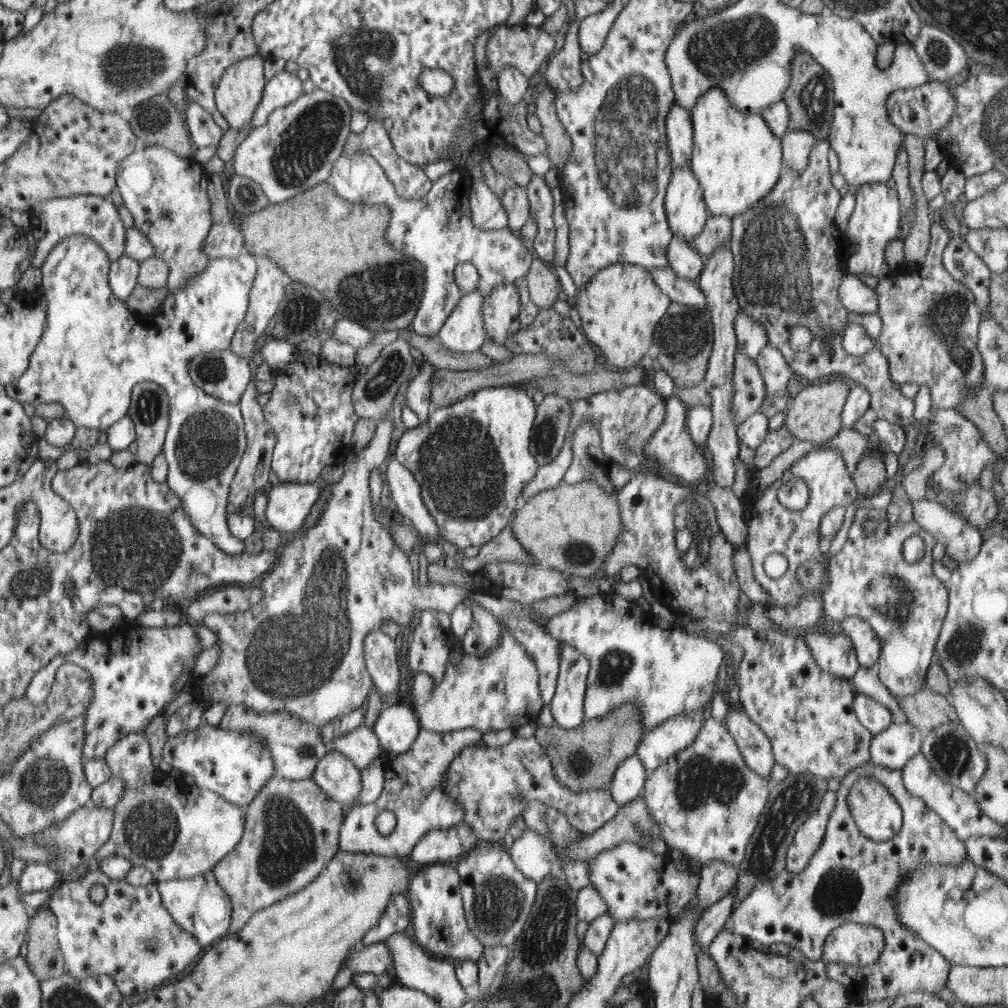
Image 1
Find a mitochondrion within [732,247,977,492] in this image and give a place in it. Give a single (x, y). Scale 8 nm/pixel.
(951, 430)

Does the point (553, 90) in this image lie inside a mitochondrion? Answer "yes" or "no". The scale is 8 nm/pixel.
no

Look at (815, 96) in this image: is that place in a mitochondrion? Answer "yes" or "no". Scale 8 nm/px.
yes

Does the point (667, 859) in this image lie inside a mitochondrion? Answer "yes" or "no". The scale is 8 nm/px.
no

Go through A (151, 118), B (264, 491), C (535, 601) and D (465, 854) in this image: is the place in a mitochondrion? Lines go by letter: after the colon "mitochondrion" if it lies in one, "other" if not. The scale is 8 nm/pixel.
A: mitochondrion
B: other
C: other
D: other

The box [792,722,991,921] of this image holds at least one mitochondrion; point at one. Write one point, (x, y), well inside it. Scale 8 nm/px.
(949, 750)

